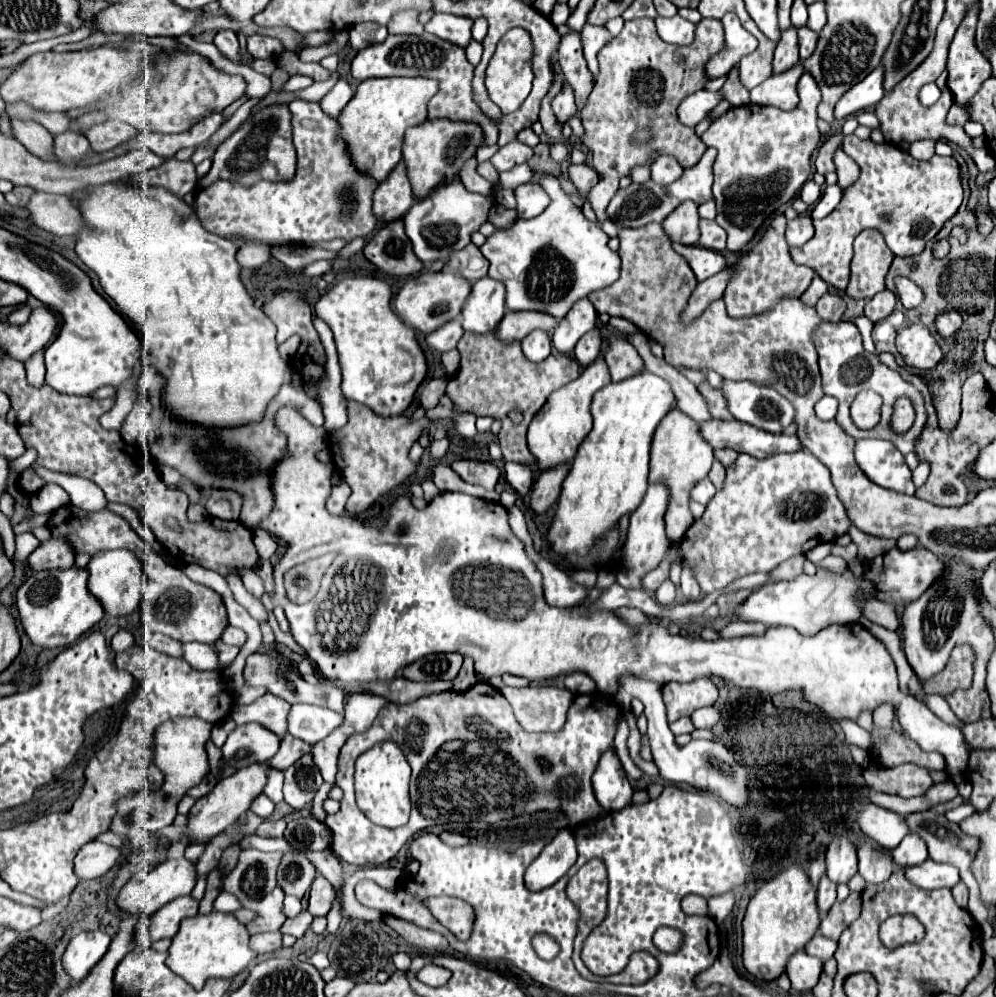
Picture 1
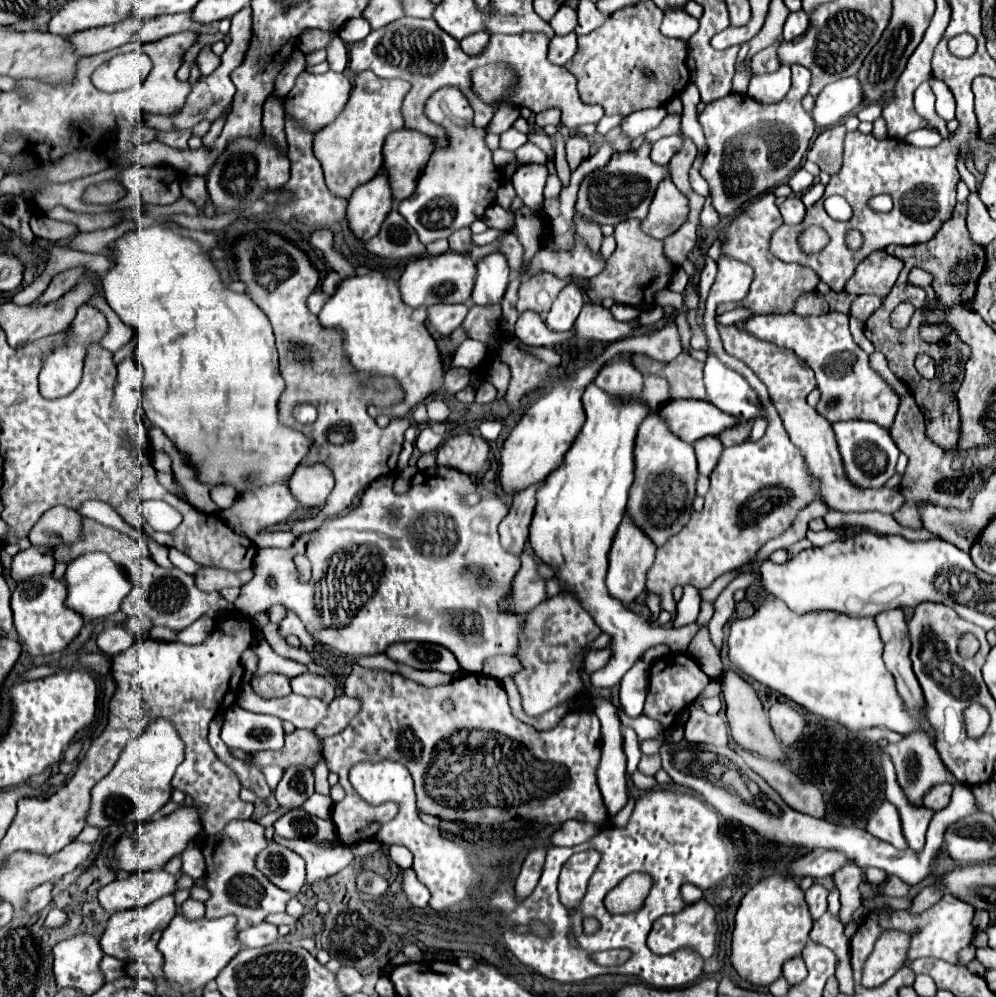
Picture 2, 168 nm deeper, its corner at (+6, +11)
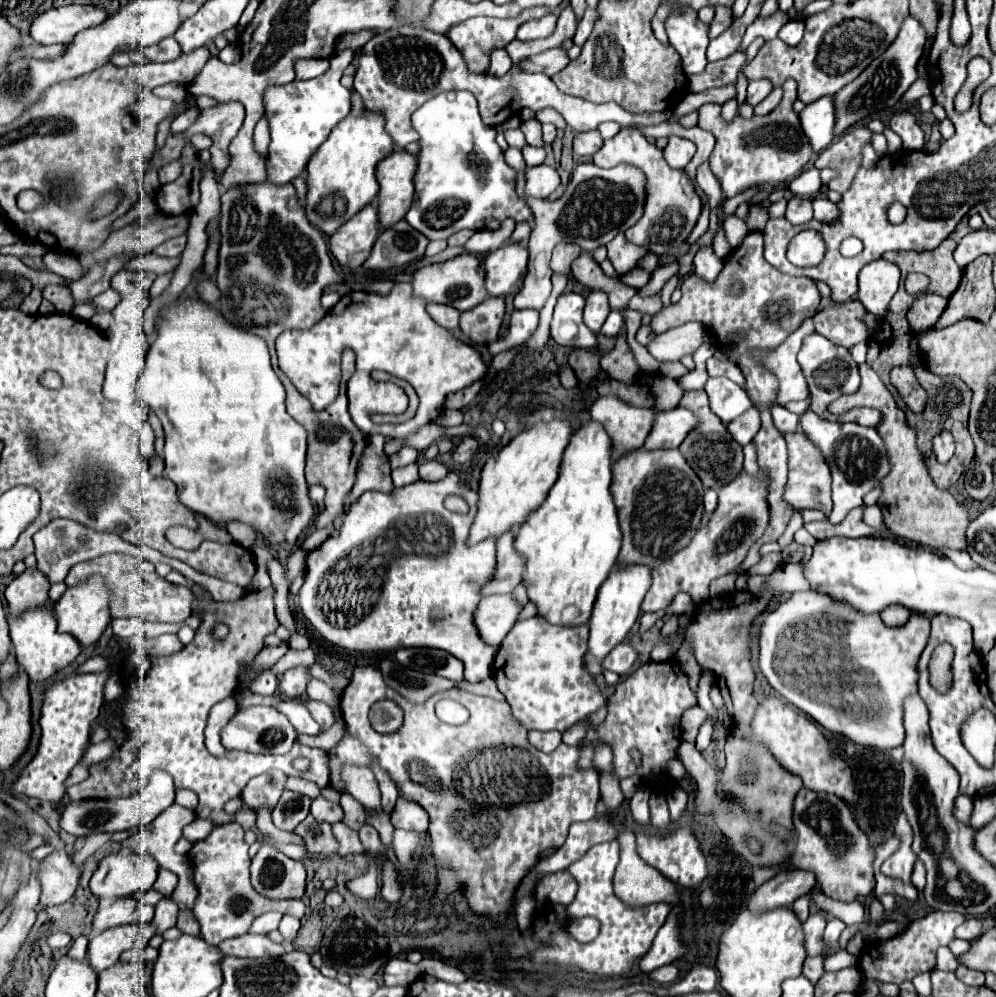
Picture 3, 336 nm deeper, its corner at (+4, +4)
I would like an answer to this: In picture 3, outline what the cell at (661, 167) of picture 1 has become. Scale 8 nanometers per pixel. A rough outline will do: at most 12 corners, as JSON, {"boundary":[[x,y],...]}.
{"boundary":[[672,135],[664,159],[684,169],[696,153],[692,141]]}

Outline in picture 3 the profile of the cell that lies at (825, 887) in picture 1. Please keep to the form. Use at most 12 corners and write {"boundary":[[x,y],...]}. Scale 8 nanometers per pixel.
{"boundary":[[816,911],[804,923],[806,955],[822,953],[826,917]]}

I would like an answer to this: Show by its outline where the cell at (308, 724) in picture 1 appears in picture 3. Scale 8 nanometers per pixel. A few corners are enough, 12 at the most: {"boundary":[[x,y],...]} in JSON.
{"boundary":[[302,701],[278,705],[298,733],[320,733]]}

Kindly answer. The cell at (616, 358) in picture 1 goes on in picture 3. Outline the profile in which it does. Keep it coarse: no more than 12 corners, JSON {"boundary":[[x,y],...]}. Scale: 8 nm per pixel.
{"boundary":[[616,395],[600,397],[590,415],[612,435],[614,461],[642,447],[650,409]]}

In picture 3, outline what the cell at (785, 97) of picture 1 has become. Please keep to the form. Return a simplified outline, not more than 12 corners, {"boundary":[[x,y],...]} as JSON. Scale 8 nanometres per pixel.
{"boundary":[[776,87],[760,105],[756,115],[768,113],[780,103],[782,89]]}

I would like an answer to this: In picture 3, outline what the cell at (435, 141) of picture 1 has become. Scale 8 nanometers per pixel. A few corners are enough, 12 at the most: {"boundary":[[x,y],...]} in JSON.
{"boundary":[[394,151],[376,165],[378,225],[410,209],[416,157]]}

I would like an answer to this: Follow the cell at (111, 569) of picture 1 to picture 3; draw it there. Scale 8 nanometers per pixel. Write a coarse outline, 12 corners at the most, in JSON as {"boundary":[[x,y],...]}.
{"boundary":[[96,575],[54,603],[58,631],[82,647],[110,623],[108,589]]}

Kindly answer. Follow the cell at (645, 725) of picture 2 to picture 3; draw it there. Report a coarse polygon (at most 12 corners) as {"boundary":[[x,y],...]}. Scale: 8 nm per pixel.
{"boundary":[[516,623],[492,677],[526,729],[566,731],[606,705],[588,625]]}

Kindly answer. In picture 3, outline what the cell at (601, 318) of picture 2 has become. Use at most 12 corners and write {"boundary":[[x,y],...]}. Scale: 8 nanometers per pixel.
{"boundary":[[590,291],[584,323],[598,333],[610,313],[608,295]]}

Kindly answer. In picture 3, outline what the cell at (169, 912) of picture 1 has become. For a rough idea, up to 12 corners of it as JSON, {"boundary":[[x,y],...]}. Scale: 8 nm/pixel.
{"boundary":[[150,923],[112,927],[90,939],[86,959],[96,973],[118,963]]}

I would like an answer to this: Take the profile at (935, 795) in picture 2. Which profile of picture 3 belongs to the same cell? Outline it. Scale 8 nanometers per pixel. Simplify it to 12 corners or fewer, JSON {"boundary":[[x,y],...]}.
{"boundary":[[958,795],[954,815],[958,821],[968,821],[974,799]]}

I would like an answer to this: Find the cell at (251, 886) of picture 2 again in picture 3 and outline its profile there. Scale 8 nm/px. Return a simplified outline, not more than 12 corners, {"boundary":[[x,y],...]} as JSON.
{"boundary":[[238,823],[188,851],[192,913],[206,943],[248,933],[266,911],[304,917],[300,899],[252,889]]}

